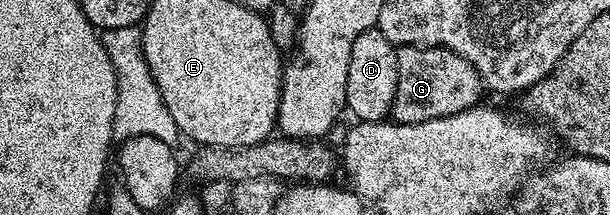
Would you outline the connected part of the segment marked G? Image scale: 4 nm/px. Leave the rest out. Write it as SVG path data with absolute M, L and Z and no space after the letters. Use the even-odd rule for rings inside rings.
M400 45L397 55L397 95L393 95L391 112L392 122L412 125L429 119L441 119L457 115L480 104L479 92L485 86L479 80L479 72L461 55L451 49L438 47L420 47L417 45Z

